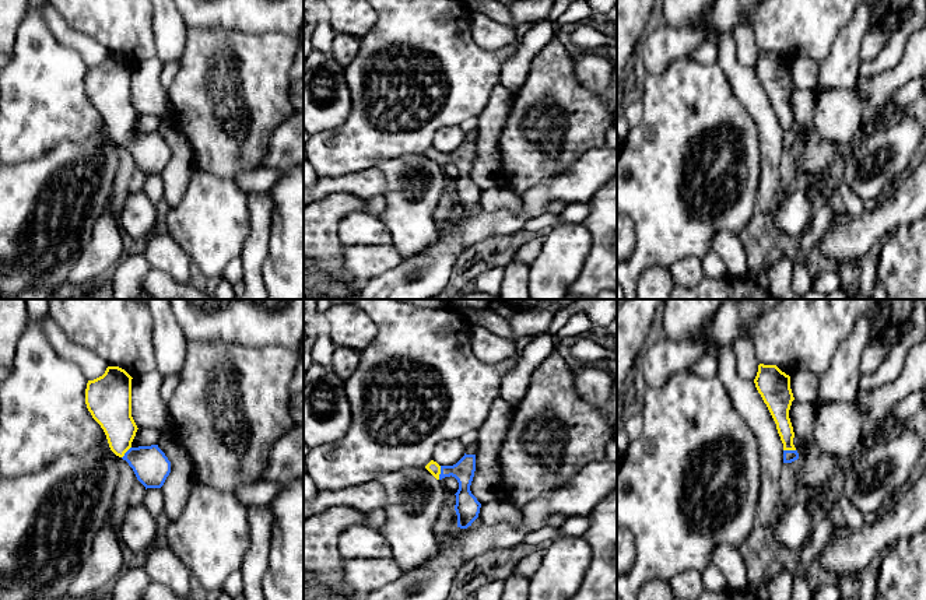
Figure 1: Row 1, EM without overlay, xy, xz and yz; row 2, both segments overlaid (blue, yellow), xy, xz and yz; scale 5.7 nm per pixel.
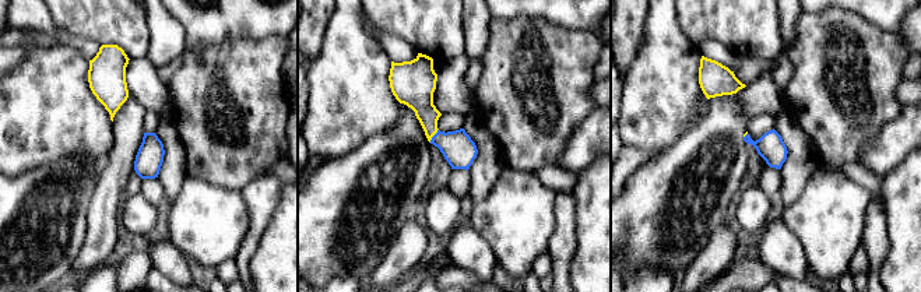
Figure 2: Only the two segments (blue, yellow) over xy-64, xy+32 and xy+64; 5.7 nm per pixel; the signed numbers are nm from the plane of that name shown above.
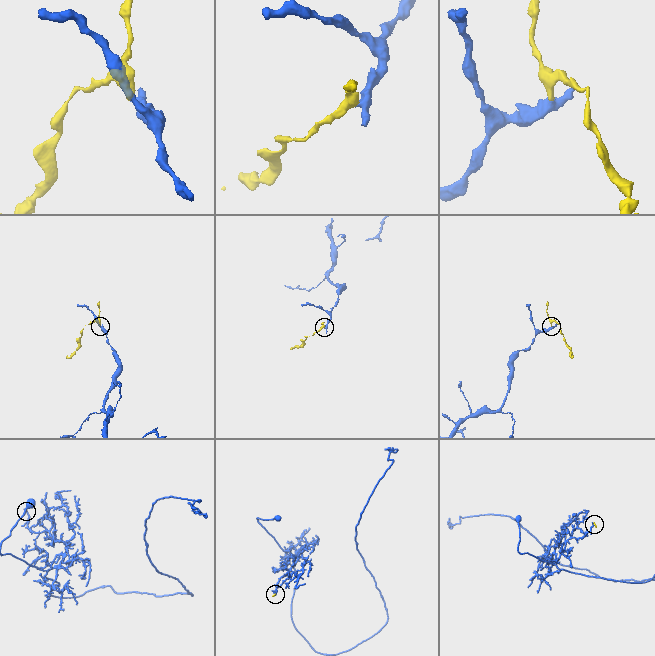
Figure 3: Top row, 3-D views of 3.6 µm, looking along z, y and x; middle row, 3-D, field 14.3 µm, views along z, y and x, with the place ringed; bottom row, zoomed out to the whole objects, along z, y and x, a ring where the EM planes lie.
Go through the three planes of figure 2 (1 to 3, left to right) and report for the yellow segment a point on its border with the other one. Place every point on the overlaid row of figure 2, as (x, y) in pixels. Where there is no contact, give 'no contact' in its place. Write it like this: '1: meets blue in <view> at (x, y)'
1: no contact
2: meets blue in xy+32 at (433, 136)
3: meets blue in xy+64 at (745, 136)

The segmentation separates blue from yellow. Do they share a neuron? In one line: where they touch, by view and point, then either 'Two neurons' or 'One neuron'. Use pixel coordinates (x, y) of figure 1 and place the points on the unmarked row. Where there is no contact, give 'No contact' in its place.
Touches blue at xz (441, 160). One neuron

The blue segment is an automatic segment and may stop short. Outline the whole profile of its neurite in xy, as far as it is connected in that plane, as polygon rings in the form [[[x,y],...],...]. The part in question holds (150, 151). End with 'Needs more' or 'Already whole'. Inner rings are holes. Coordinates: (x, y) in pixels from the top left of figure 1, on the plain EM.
[[[119,53],[88,67],[85,91],[104,116],[111,137],[126,147],[147,175],[161,175],[171,159],[171,148],[158,131],[133,134],[137,112],[131,103],[131,63]]]. Needs more

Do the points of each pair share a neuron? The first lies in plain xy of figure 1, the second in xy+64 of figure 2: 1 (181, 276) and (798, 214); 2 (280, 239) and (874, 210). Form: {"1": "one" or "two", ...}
{"1": "two", "2": "two"}

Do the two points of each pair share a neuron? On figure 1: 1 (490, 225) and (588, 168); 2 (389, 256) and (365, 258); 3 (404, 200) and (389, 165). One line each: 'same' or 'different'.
1: same
2: same
3: same

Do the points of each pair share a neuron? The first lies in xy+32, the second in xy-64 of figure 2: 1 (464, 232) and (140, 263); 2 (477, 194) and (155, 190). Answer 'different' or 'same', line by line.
1: different
2: different

